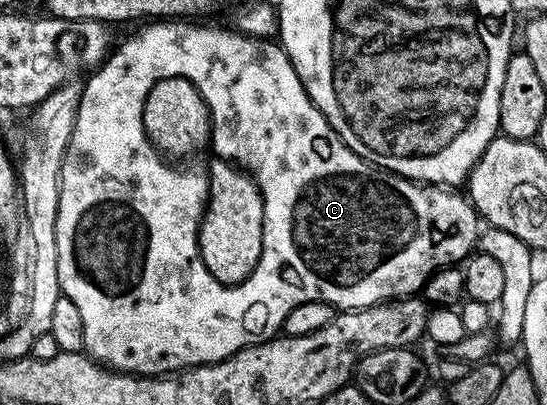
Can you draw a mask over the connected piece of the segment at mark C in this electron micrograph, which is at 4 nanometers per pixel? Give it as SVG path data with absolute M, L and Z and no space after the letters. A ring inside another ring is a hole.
M183 19L156 20L154 23L144 24L140 33L125 38L120 45L118 42L107 60L82 82L81 103L61 167L61 199L57 207L57 279L61 279L62 296L77 303L81 323L85 323L83 347L88 357L114 369L116 373L134 373L144 377L175 375L197 365L213 365L216 361L223 361L234 353L239 353L248 345L272 340L282 330L289 311L293 311L293 307L301 303L324 301L334 305L339 311L368 309L370 305L418 294L436 269L462 262L471 256L481 234L481 218L476 213L475 206L462 192L411 181L396 173L388 173L386 169L376 169L374 165L361 159L361 155L353 152L332 131L325 115L313 104L282 44L271 39L247 37L243 33L235 32L231 27L213 29L209 25L197 24L201 23L190 23ZM169 76L184 77L195 85L211 113L210 148L213 147L218 158L230 161L250 173L263 197L263 236L267 238L263 243L263 257L240 285L223 285L213 279L199 254L199 223L203 220L203 210L207 208L209 180L204 166L202 169L199 165L179 163L174 169L173 166L166 165L171 163L157 151L142 125L142 109L145 107L146 96L155 83ZM271 236L279 237L279 241L271 241Z

